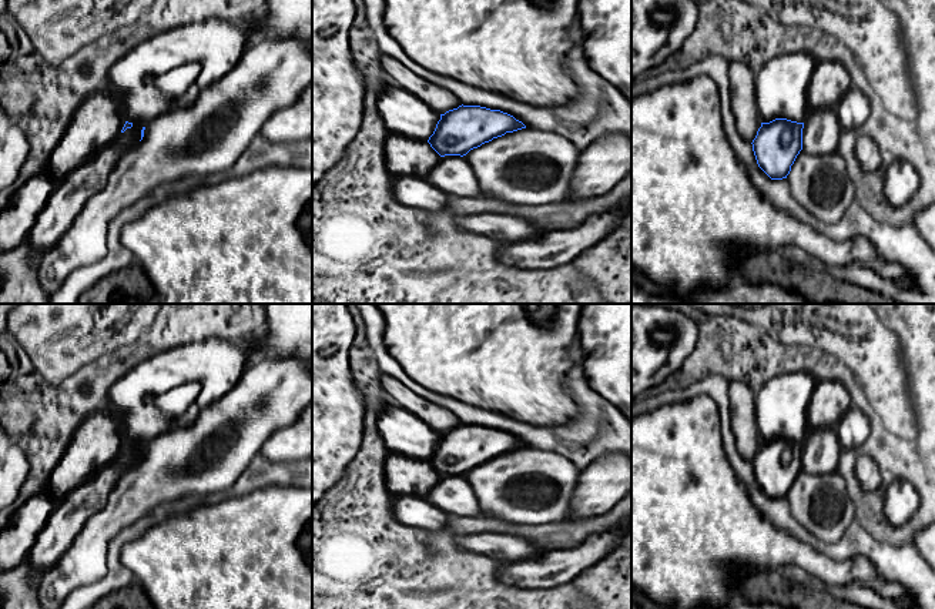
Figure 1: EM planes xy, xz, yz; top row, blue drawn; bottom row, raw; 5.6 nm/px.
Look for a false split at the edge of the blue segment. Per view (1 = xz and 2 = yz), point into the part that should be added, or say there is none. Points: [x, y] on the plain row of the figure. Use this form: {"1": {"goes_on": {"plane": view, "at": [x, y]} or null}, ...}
{"1": {"goes_on": null}, "2": {"goes_on": null}}

